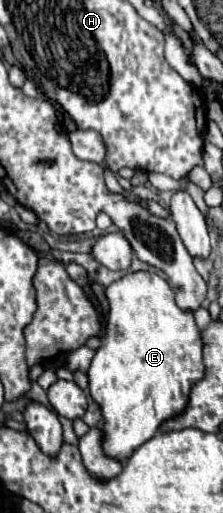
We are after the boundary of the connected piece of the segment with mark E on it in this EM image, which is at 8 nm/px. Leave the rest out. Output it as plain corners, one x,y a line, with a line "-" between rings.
150,271
126,273
120,281
104,289
110,311
102,343
96,349
92,365
88,369
88,389
94,403
102,413
102,451
106,457
126,461
142,443
152,439
160,425
168,419
176,419
188,405
190,389
204,377
202,363
202,337
190,311
182,311
166,279

